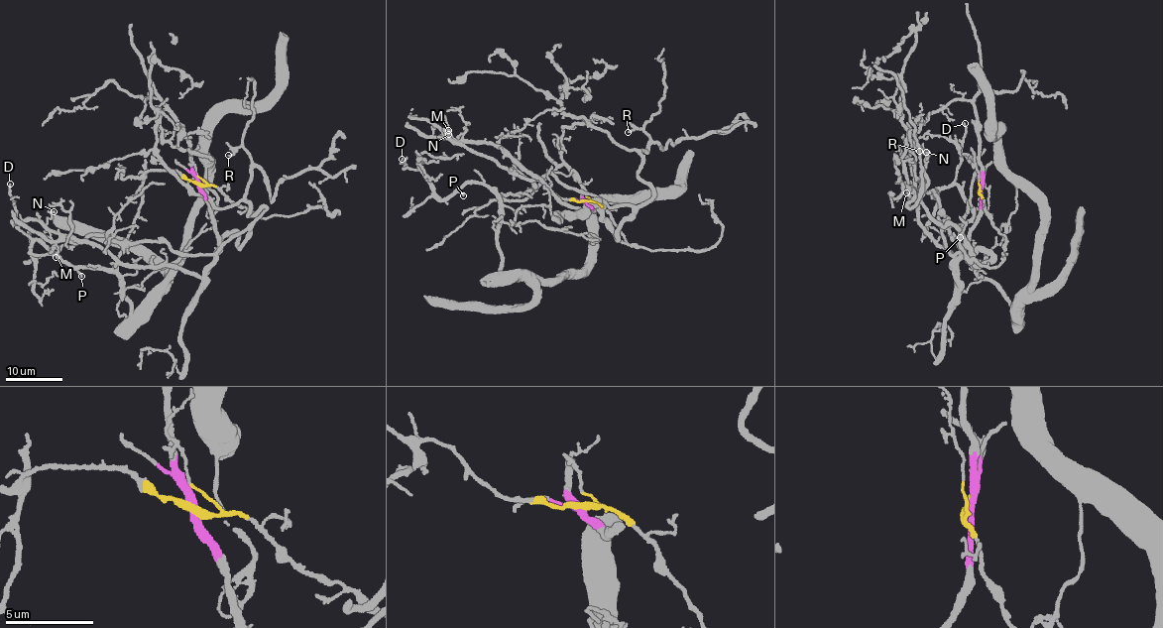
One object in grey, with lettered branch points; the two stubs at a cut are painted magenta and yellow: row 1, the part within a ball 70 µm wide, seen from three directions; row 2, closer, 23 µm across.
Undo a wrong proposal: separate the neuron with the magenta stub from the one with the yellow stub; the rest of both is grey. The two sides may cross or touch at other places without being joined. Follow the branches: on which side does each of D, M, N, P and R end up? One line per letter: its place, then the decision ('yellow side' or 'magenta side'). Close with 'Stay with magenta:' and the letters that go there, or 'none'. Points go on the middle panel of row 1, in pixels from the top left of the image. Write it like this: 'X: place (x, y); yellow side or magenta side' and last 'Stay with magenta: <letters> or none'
D: place (402, 159); yellow side
M: place (448, 130); magenta side
N: place (448, 134); magenta side
P: place (463, 195); yellow side
R: place (628, 132); magenta side
Stay with magenta: M, N, R

